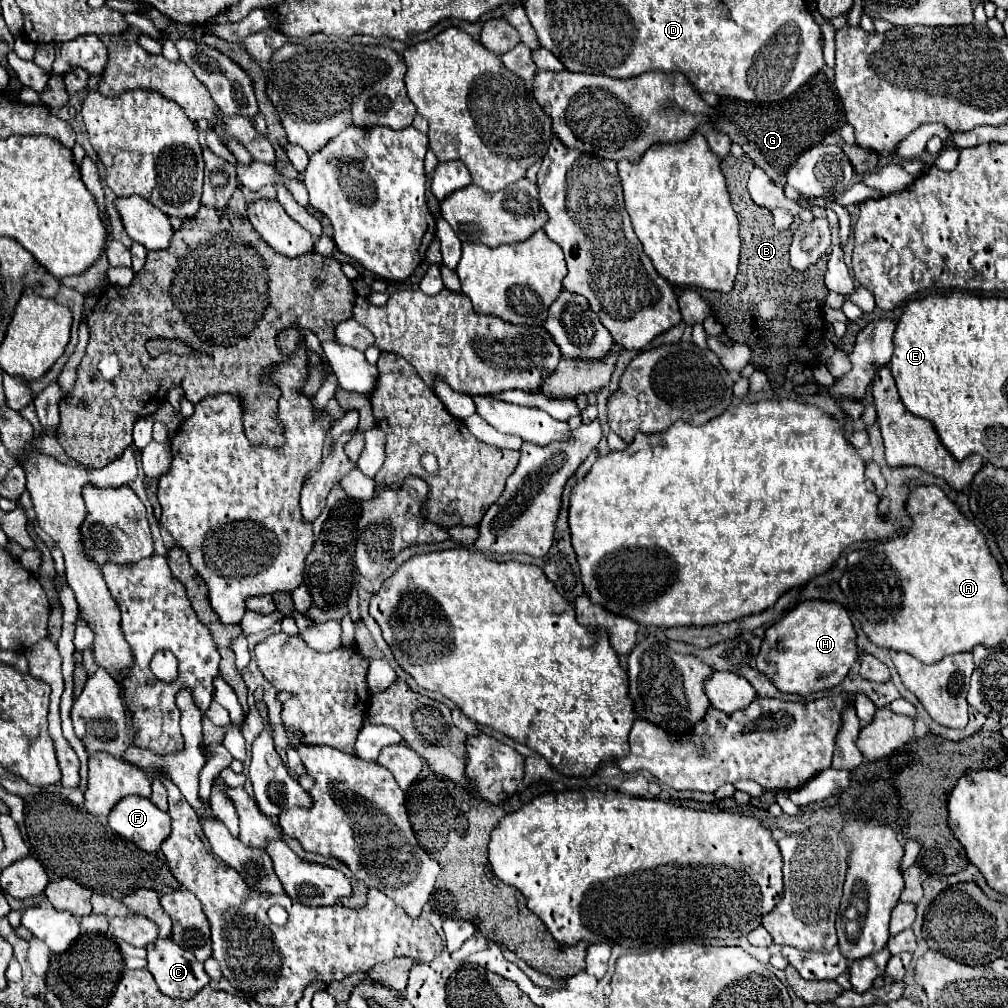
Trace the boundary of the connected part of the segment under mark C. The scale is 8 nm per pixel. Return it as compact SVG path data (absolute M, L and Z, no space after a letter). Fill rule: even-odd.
M159 938L147 946L147 970L153 974L159 990L171 998L189 1000L211 980L203 964L171 938Z

